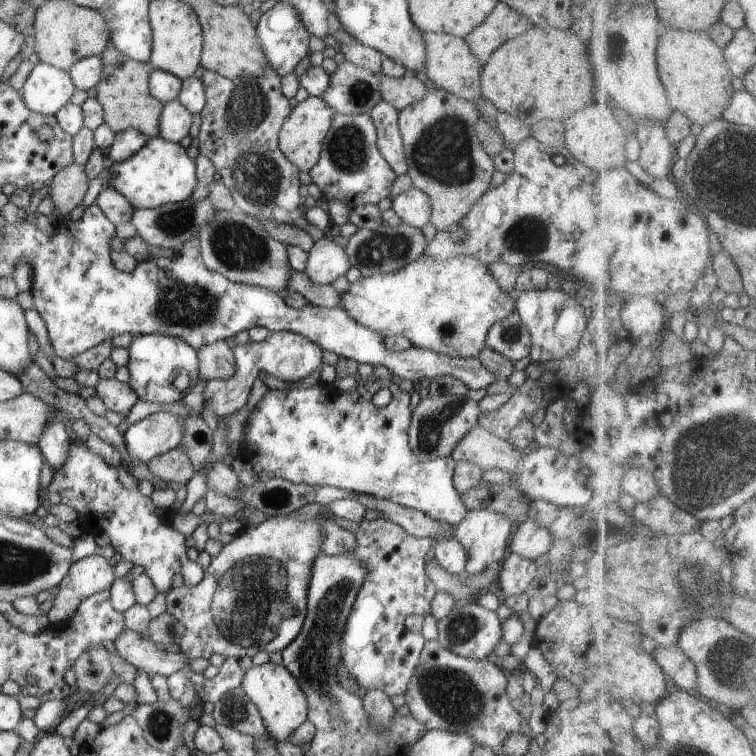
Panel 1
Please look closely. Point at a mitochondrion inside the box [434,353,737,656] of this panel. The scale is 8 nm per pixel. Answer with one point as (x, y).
(701, 584)

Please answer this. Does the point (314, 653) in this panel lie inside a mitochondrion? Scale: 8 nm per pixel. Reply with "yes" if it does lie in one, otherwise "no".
yes

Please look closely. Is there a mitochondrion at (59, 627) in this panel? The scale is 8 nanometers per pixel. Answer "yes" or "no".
no

